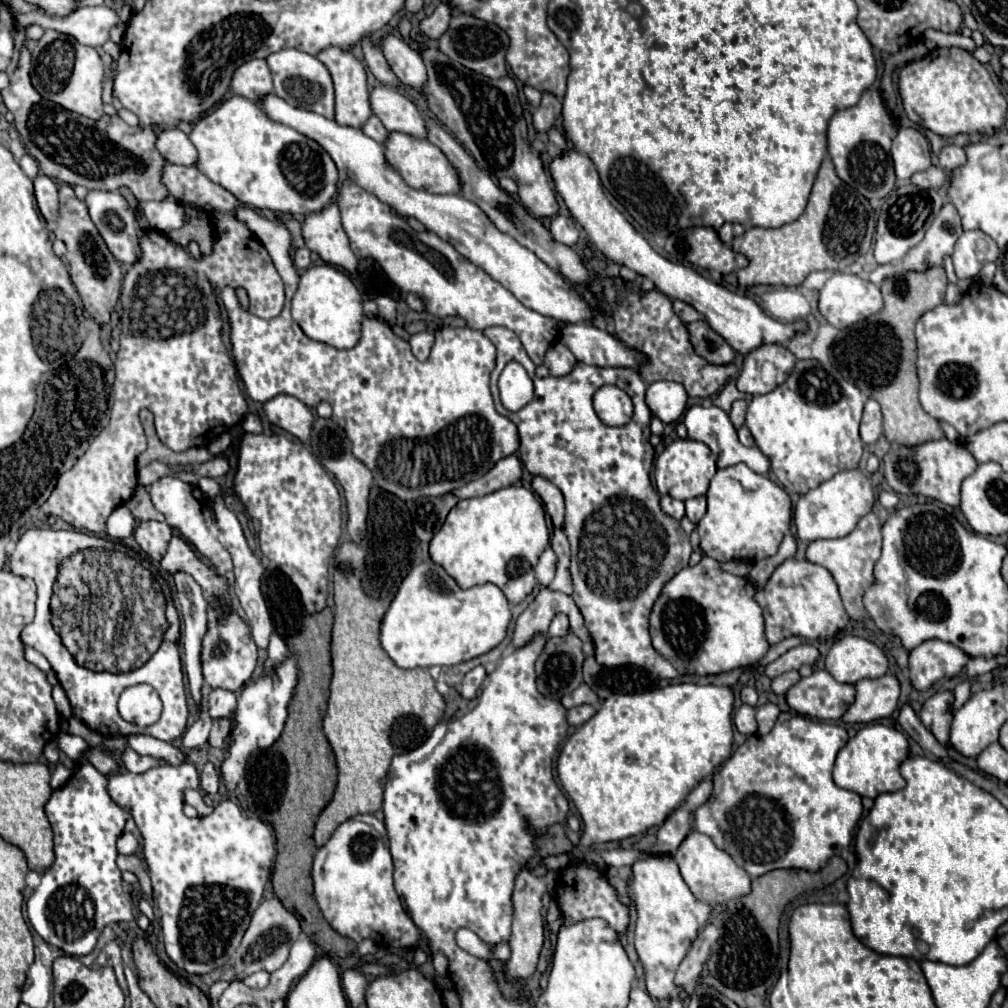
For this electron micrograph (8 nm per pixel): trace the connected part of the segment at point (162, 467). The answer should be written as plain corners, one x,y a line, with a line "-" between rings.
152,462
152,464
148,464
148,466
144,466
144,468
138,470
138,484
144,486
144,488
148,488
152,482
156,482
158,478
168,476
168,474
174,476
174,472
172,472
166,464
162,464
162,462

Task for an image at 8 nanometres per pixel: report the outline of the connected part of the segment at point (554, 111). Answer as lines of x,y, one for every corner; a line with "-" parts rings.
542,92
540,106
534,110
534,128
548,130
550,126
554,126
560,116
560,110
562,110
562,102
554,94

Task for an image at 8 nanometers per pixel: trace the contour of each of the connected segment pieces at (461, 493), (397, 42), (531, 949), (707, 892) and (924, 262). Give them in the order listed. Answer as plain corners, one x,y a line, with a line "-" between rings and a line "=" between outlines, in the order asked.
506,456
490,472
486,472
482,478
472,480
472,482
464,484
462,488
456,488
456,492
452,492
452,494
456,494
458,498
486,496
490,492
496,492
500,488
514,484
520,476
522,476
522,464
520,464
518,456
=
388,34
382,40
382,52
392,72
398,76
398,80
420,92
426,80
426,68
418,52
412,50
404,38
394,36
394,34
=
522,868
520,874
516,876
516,886
512,892
512,936
510,936
510,958
504,964
504,976
508,982
512,980
528,980
534,972
536,972
536,964
538,964
538,956
544,944
544,926
542,926
542,916
540,916
540,908
542,908
542,894
552,890
554,880
556,880
558,872
548,872
542,878
534,878
530,876
528,868
=
692,830
684,842
678,846
676,854
674,854
678,866
680,866
680,874
684,878
684,882
690,886
690,890
694,892
694,896
698,900
704,900
708,904
720,904
732,898
740,898
746,896
750,892
750,876
748,872
744,872
744,868
740,868
732,856
728,856
728,852
716,848
716,844
712,844
712,838
=
944,204
940,214
926,230
924,240
918,246
914,246
902,262
878,266
868,280
880,286
880,282
888,276
908,272
908,270
926,270
928,266
942,264
942,258
954,250
954,244
960,234
962,234
962,226
960,226
960,216
956,208
952,204

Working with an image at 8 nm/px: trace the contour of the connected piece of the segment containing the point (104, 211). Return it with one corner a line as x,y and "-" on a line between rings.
90,190
86,206
94,226
108,244
110,252
124,264
134,264
140,258
138,246
138,224
134,210
122,198
120,192

